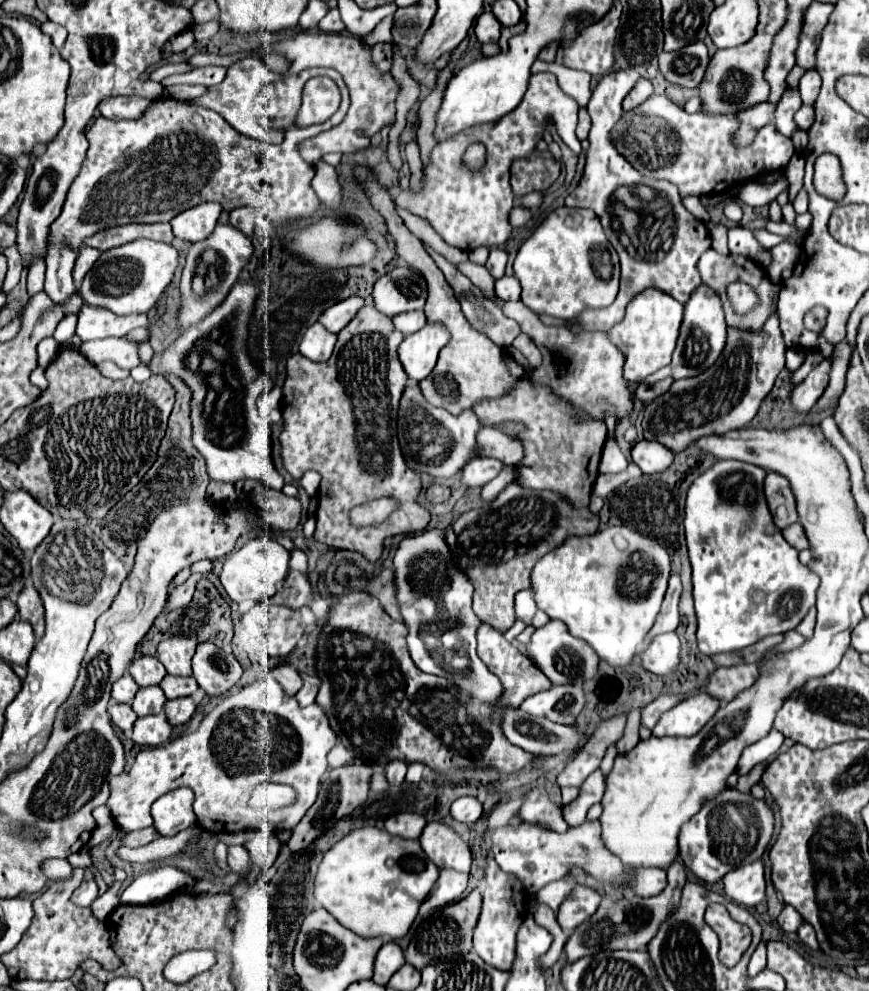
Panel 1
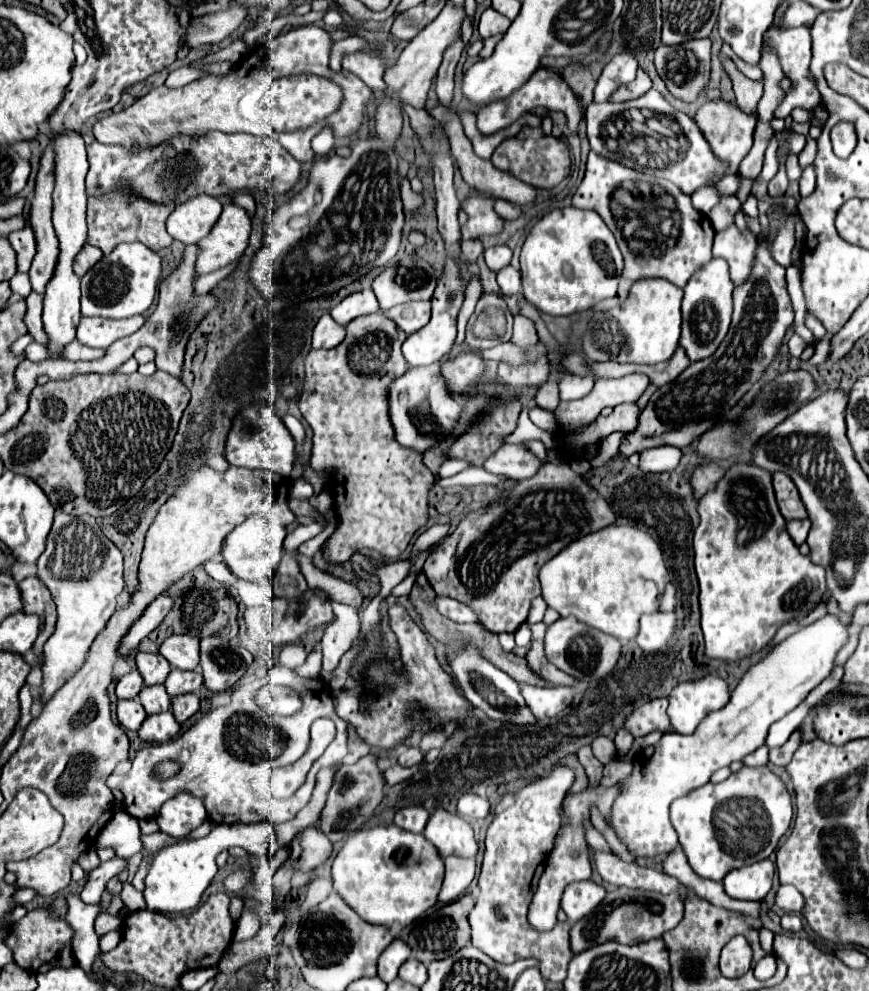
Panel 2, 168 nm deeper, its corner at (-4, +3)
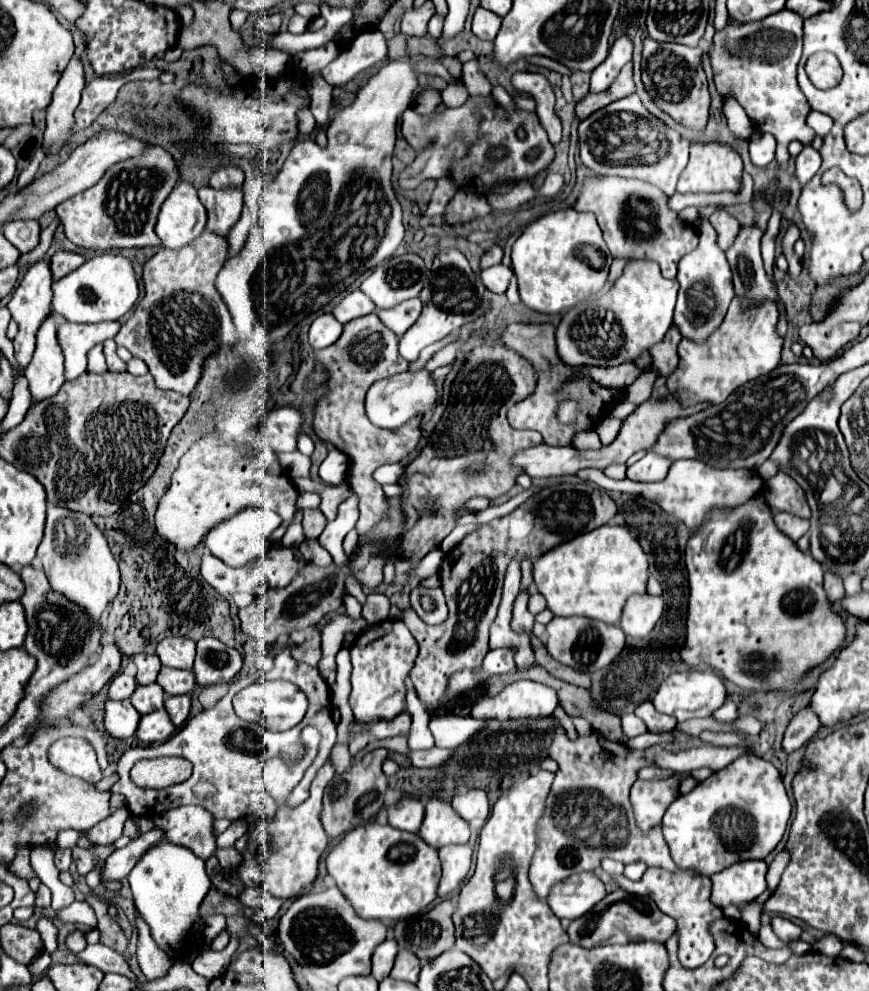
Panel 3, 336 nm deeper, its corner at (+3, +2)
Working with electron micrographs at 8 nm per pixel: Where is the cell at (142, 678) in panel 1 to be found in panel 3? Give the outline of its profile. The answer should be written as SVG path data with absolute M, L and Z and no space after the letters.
M133 655L133 663L137 665L137 683L139 685L149 685L155 683L159 675L159 657L157 655Z

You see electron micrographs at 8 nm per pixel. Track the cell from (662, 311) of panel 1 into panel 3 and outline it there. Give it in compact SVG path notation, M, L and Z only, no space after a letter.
M629 261L615 285L591 307L575 305L557 327L557 353L567 365L615 367L635 361L653 345L663 341L673 325L673 309L679 283L665 279L655 261Z

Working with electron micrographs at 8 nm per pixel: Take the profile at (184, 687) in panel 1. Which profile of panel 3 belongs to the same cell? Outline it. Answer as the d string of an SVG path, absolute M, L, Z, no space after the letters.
M163 667L157 683L163 687L165 697L173 697L173 695L183 695L183 693L191 693L195 687L195 675L193 671L183 671L183 669L171 669L171 667Z

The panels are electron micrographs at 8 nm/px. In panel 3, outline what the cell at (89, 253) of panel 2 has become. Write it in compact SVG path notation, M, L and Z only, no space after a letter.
M57 251L51 257L51 271L53 271L53 279L59 281L63 279L67 273L75 271L79 265L83 265L87 261L87 257L79 255L79 253L71 253L71 251Z

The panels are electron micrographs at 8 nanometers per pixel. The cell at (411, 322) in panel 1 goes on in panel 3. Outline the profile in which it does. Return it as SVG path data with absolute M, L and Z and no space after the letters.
M421 299L403 301L391 309L377 309L375 313L397 337L401 337L421 315Z

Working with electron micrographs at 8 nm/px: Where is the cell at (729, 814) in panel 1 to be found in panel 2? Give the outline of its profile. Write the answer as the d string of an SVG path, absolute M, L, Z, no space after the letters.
M742 766L720 784L704 784L672 802L670 820L692 870L708 880L722 880L730 870L766 860L790 828L792 800L784 782L768 768Z

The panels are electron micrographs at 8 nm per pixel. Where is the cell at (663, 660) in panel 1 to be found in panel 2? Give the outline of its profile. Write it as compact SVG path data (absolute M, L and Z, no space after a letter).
M612 524L592 532L568 544L562 552L558 552L558 556L540 568L542 598L550 608L554 608L560 616L574 616L602 632L610 632L622 642L634 640L638 634L636 642L646 654L664 652L674 638L674 612L658 610L666 582L668 568L660 546L650 534L634 526Z

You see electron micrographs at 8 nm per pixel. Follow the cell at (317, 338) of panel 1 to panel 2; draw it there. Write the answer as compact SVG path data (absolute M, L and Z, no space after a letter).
M324 314L318 324L314 326L314 334L312 334L312 348L334 348L344 340L346 332L344 326L336 324L334 318L330 314Z

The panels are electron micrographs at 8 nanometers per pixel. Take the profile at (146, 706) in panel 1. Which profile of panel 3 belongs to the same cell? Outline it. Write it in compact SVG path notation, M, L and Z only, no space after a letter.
M157 683L137 685L135 693L131 695L131 703L141 715L161 711L163 703L165 703L165 693L163 693L163 689L159 689Z

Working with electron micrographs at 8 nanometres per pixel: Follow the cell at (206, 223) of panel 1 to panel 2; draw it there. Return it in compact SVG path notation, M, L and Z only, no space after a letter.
M206 194L194 196L192 200L186 200L174 208L166 222L168 234L182 244L196 244L208 236L220 212L222 204L216 198Z

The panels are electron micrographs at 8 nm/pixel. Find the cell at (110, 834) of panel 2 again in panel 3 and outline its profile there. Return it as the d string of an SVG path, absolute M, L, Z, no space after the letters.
M159 841L159 845L153 845L147 853L143 853L143 859L137 861L133 871L129 873L129 883L135 907L149 923L155 943L169 957L175 959L175 955L181 953L189 935L193 935L193 931L197 929L197 911L211 887L211 881L205 873L205 861L201 857L195 857L189 849L183 849L181 845Z

